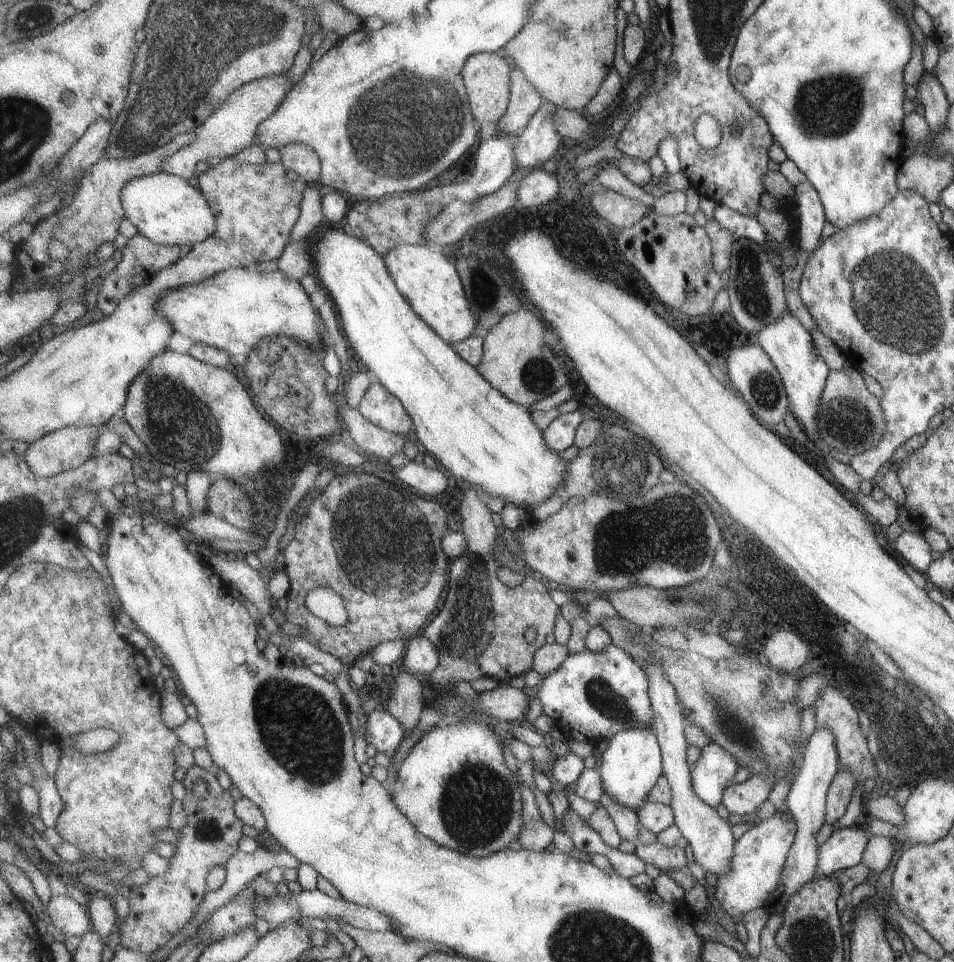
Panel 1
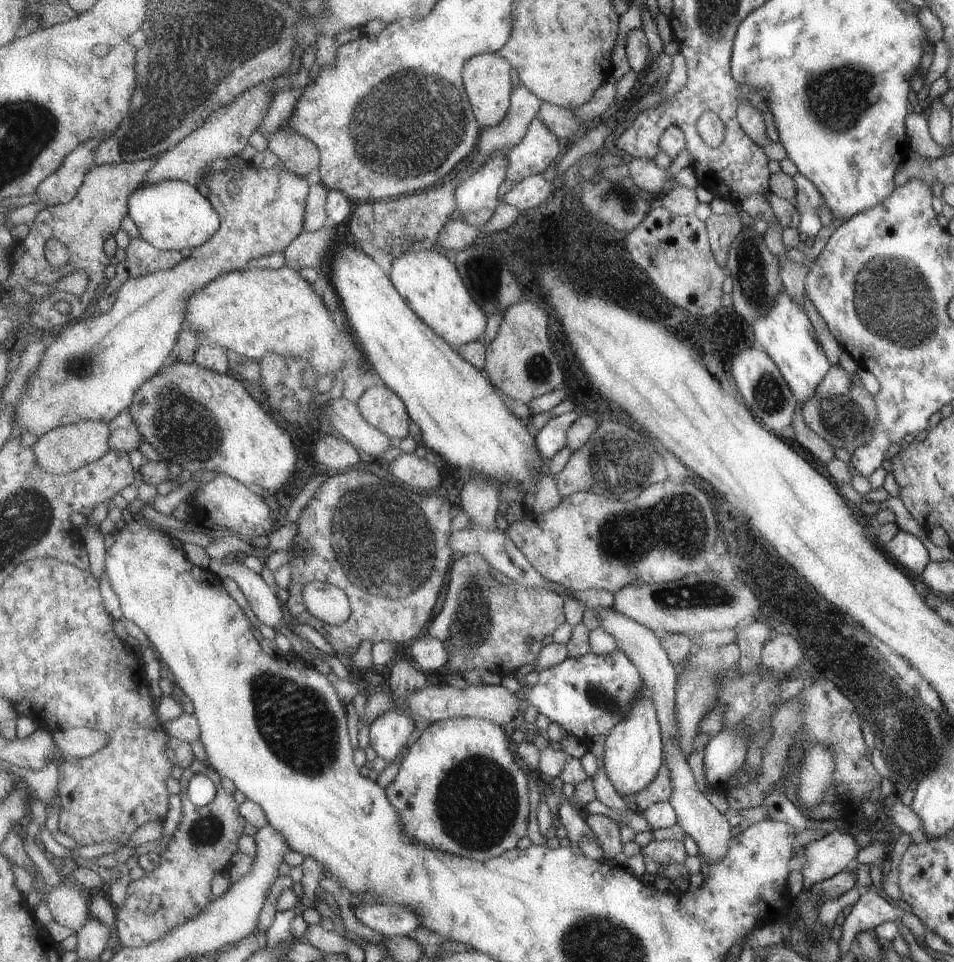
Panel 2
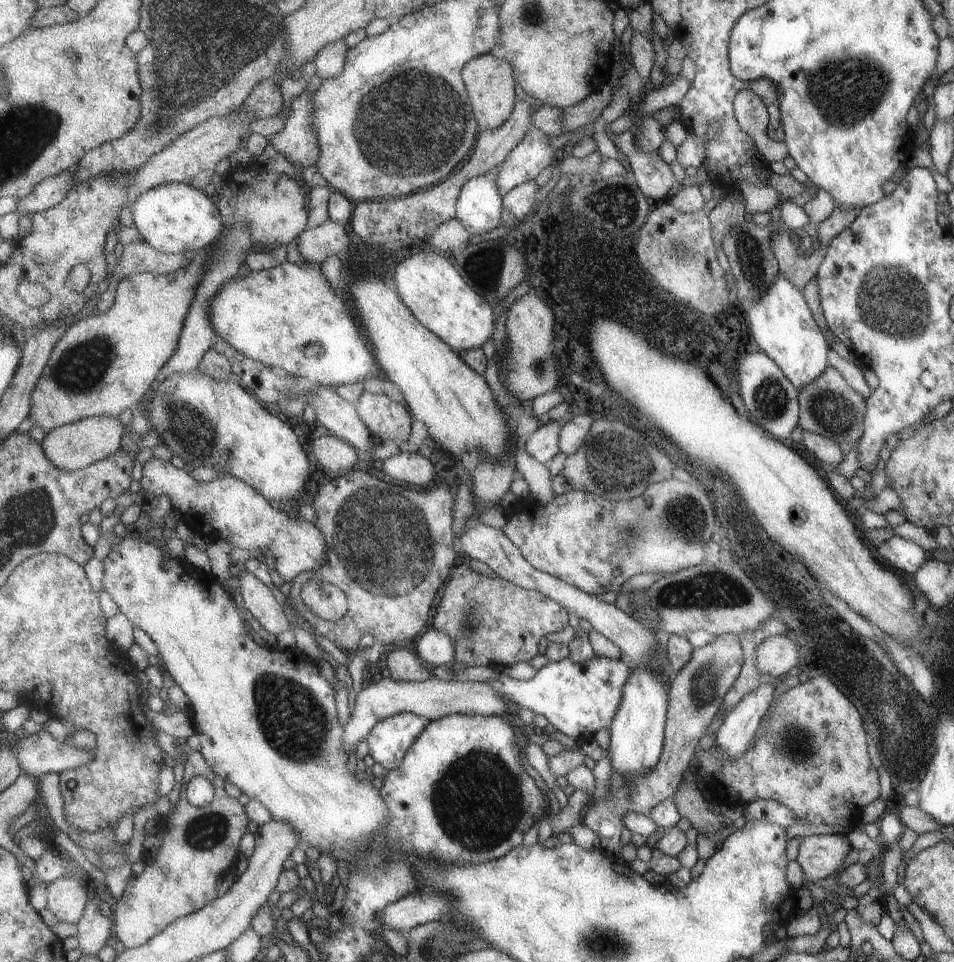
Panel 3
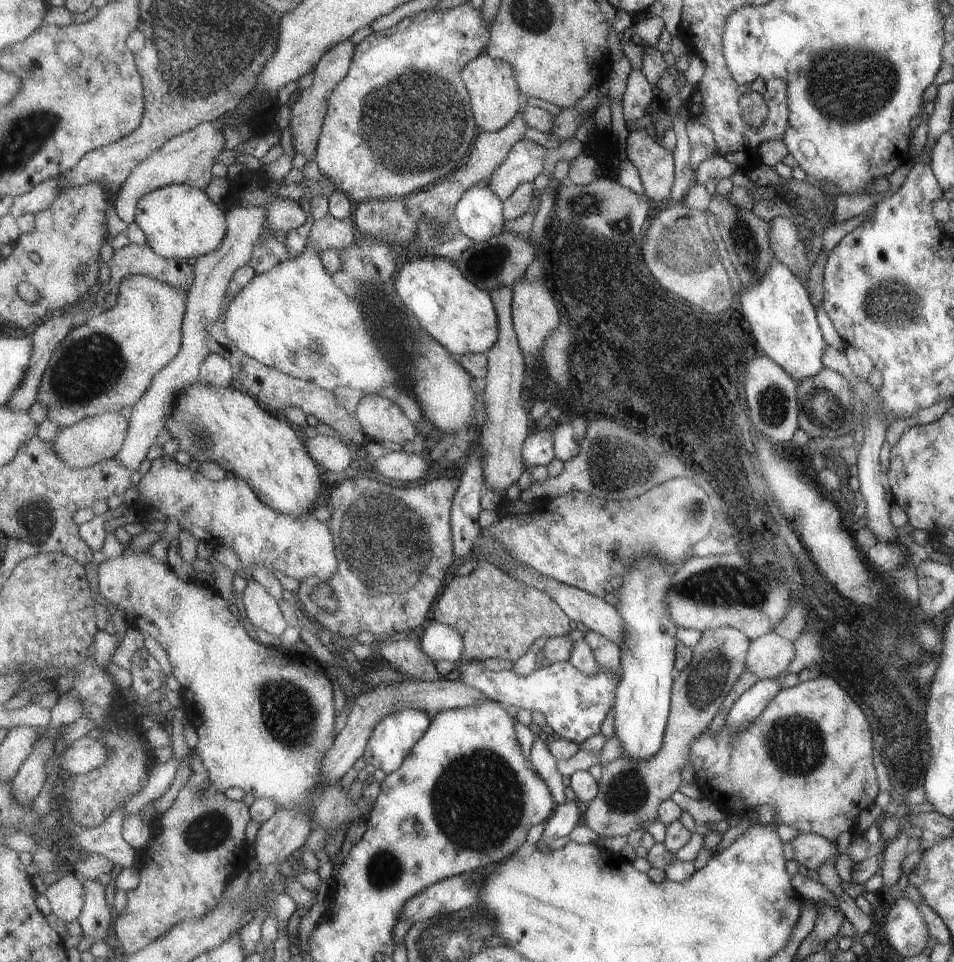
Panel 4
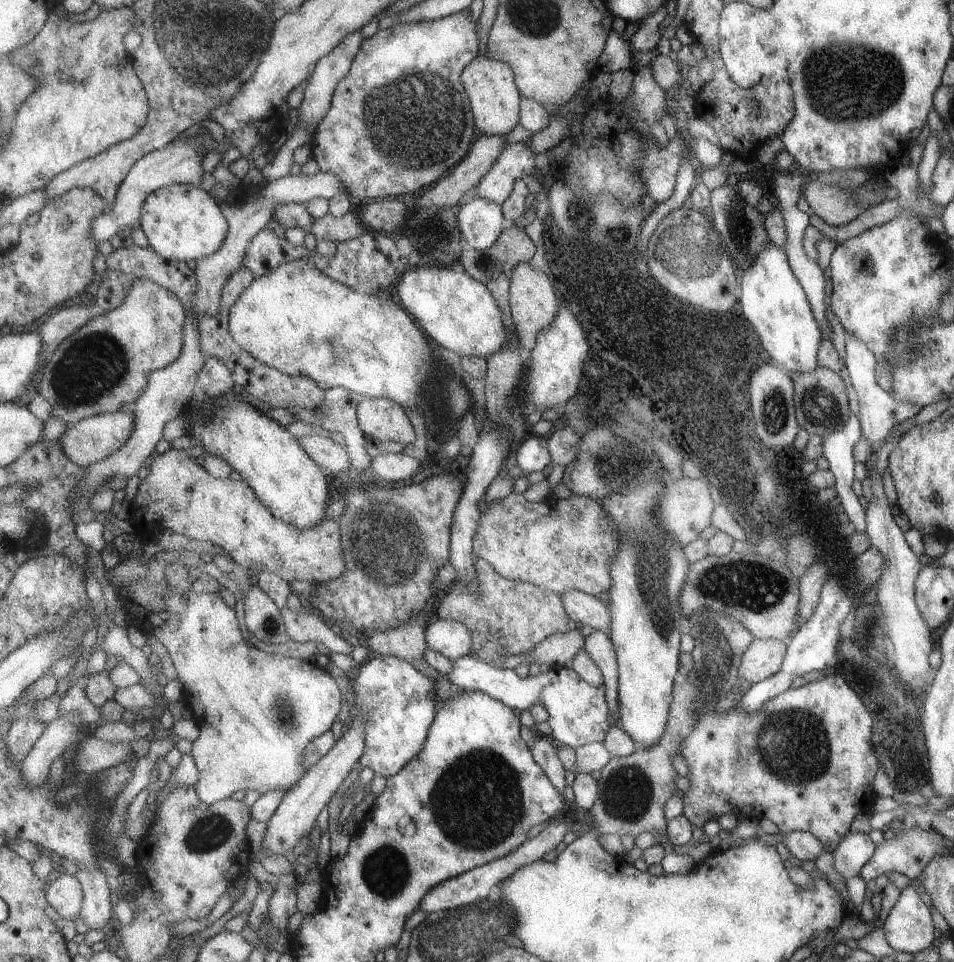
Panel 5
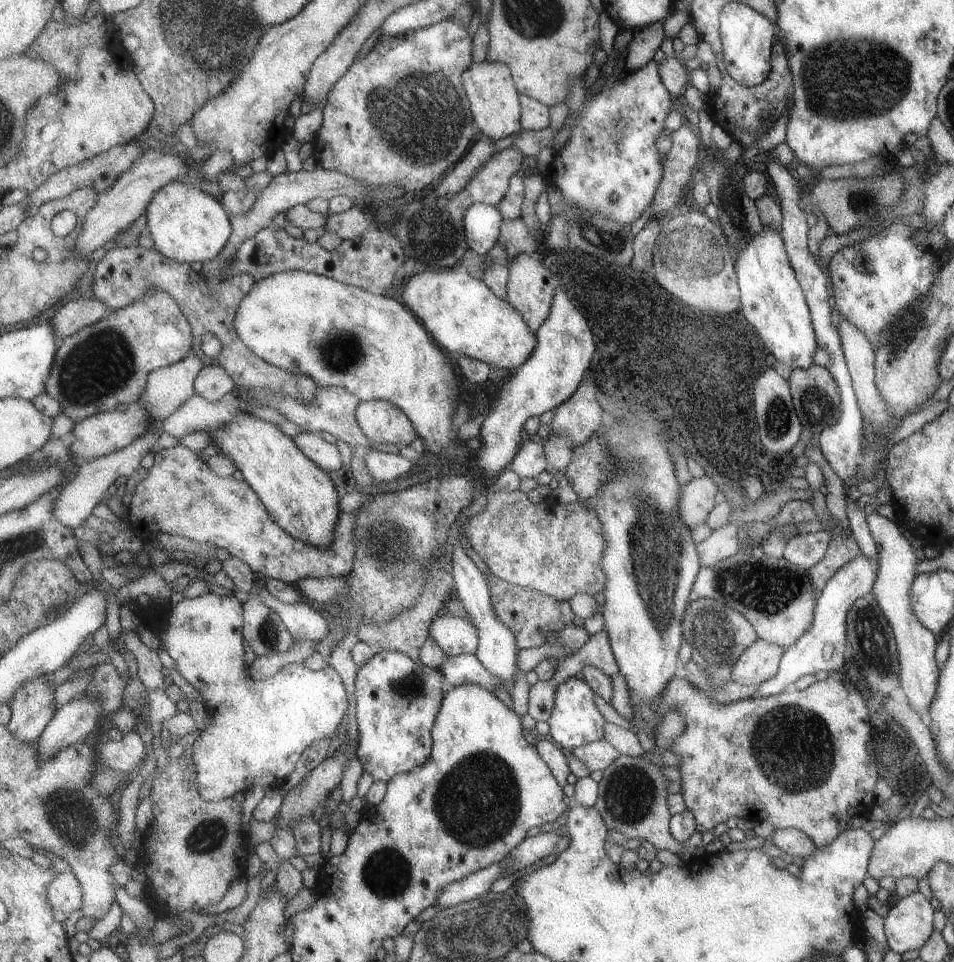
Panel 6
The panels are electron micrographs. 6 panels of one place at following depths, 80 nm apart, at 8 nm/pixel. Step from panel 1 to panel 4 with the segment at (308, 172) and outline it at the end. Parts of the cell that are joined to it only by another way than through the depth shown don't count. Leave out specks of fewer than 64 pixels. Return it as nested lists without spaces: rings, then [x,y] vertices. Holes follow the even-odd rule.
[[[350,40],[339,43],[335,48],[327,51],[315,67],[312,85],[302,91],[299,100],[292,107],[292,118],[289,126],[291,137],[293,138],[293,148],[295,152],[303,155],[309,162],[315,161],[318,154],[319,139],[328,113],[329,97],[334,88],[350,71],[355,51],[356,45]]]

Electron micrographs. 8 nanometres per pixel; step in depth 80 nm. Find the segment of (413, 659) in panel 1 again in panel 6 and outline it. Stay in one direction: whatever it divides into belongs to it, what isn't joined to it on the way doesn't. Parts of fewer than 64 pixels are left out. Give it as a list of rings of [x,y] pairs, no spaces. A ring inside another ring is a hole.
[[[440,613],[430,626],[430,634],[448,655],[476,654],[480,636],[471,619]]]

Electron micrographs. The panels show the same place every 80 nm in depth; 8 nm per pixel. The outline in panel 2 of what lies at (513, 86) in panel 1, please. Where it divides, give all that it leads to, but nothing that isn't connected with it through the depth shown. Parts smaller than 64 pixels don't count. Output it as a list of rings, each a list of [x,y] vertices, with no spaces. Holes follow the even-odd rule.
[[[516,85],[511,91],[509,110],[503,122],[482,130],[478,154],[469,164],[469,172],[476,173],[493,151],[505,151],[516,145],[531,119],[536,116],[541,103],[542,100],[531,94],[526,86]]]

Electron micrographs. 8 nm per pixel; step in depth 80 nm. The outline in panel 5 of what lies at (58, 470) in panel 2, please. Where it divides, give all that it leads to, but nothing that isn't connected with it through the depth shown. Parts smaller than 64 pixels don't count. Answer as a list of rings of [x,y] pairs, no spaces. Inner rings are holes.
[[[130,408],[125,412],[101,413],[80,420],[77,424],[68,426],[59,439],[67,456],[79,466],[87,468],[89,465],[98,463],[123,448],[131,438],[135,427],[136,414]]]

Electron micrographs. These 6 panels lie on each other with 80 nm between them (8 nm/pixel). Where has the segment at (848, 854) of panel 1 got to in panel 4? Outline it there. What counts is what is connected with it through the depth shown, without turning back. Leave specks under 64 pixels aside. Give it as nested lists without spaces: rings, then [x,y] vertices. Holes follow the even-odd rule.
[[[799,833],[791,841],[794,859],[809,870],[817,870],[823,860],[837,857],[836,843],[815,833]]]

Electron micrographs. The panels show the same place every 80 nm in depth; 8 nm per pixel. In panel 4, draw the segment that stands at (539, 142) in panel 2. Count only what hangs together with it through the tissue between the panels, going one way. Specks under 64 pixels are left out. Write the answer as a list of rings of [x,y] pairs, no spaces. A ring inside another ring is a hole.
[[[521,138],[507,151],[507,158],[489,178],[490,189],[507,200],[507,197],[522,182],[532,180],[542,172],[545,148],[531,141]]]

